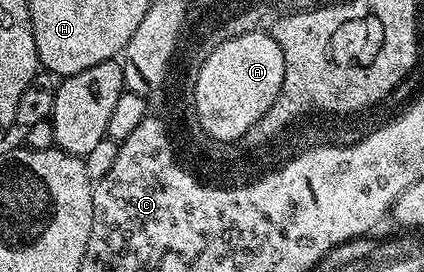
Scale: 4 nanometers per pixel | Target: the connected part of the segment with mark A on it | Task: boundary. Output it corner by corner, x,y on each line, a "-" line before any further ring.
252,28
248,32
223,39
223,49
220,53
215,53
212,61
207,61
207,69
194,74
199,81
201,124
219,137
238,135
243,127
253,124
257,111
262,111
265,103
269,103
271,97
276,97
279,80
285,79
285,55
281,55
281,47
275,42
274,37
263,29

